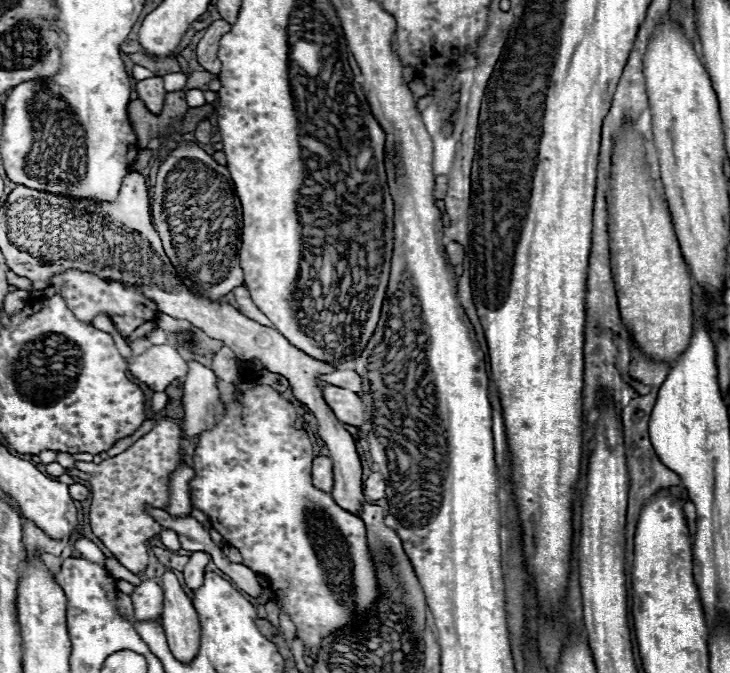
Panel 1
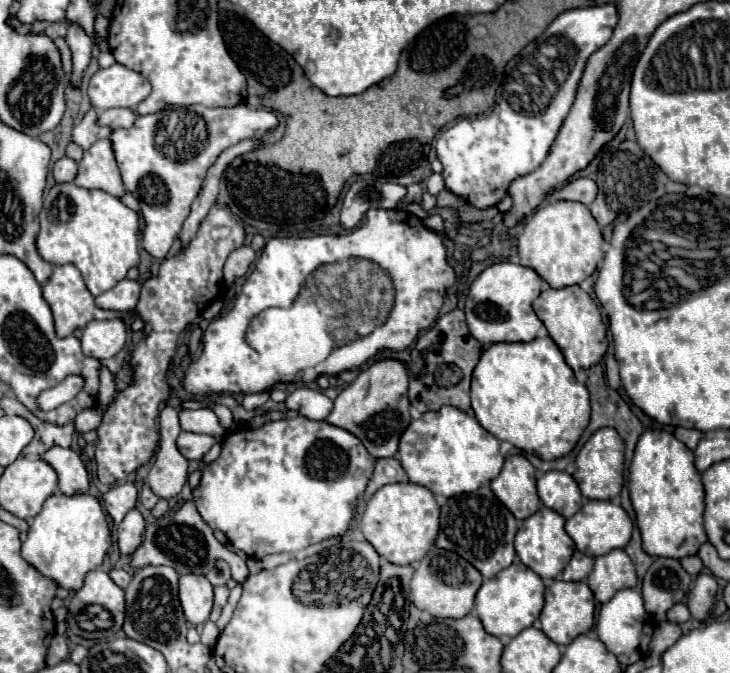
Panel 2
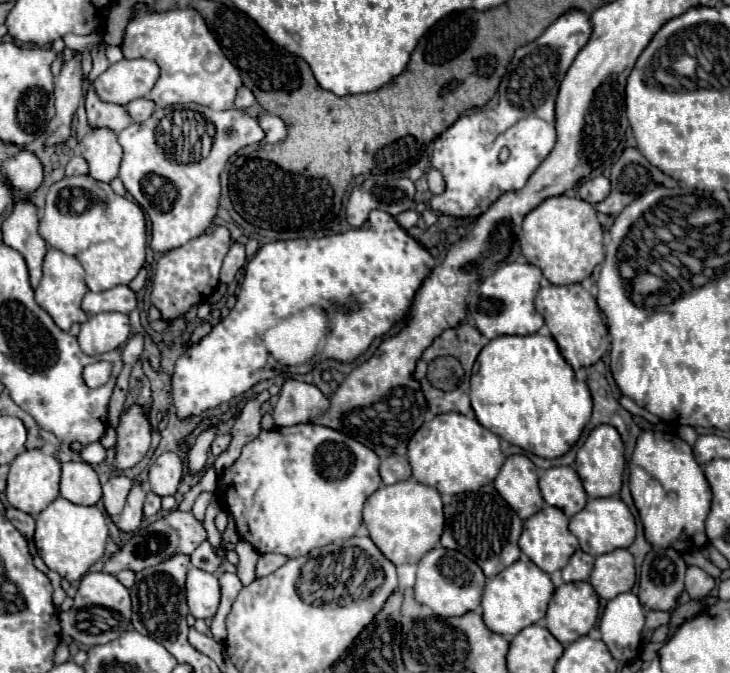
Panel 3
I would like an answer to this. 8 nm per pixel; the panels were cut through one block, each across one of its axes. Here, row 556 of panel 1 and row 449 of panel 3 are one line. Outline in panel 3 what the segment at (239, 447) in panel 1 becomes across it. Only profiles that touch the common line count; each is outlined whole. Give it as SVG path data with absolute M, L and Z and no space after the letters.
M308 422L308 424L288 426L288 428L262 430L256 440L248 442L248 444L242 448L242 454L240 454L240 458L234 462L234 466L230 466L230 468L224 472L226 480L232 480L232 486L234 486L236 494L230 496L228 490L224 492L224 476L218 478L218 490L220 490L220 494L222 494L224 502L226 502L226 508L230 510L230 514L232 514L234 520L236 520L236 528L238 528L238 534L240 534L242 540L246 540L250 546L254 546L254 550L260 552L260 554L278 552L278 554L284 554L284 556L288 556L288 558L296 558L296 556L308 554L308 552L314 550L314 548L328 546L328 544L332 544L332 542L336 542L336 540L348 540L348 538L352 538L352 536L356 534L356 530L358 530L360 524L362 524L362 506L364 506L366 498L382 486L382 478L380 478L380 474L378 474L378 466L380 466L380 458L378 458L372 450L368 450L364 444L360 444L360 442L356 442L354 438L344 436L342 432L336 432L336 430L328 428L328 426Z

